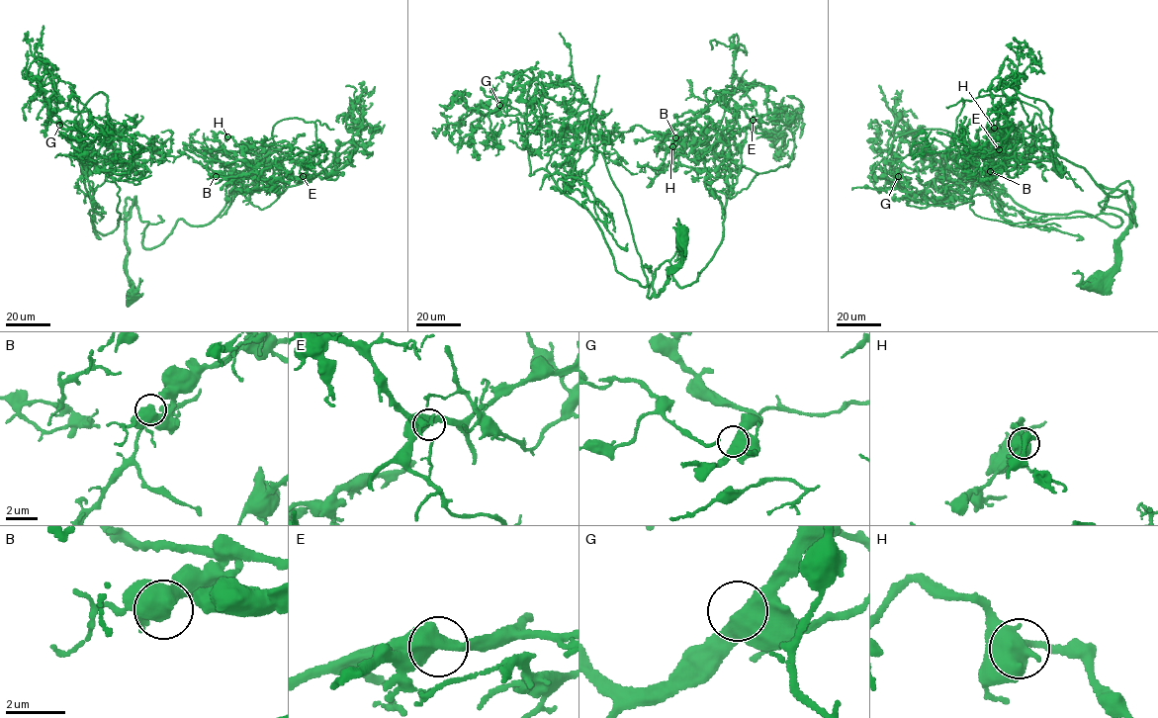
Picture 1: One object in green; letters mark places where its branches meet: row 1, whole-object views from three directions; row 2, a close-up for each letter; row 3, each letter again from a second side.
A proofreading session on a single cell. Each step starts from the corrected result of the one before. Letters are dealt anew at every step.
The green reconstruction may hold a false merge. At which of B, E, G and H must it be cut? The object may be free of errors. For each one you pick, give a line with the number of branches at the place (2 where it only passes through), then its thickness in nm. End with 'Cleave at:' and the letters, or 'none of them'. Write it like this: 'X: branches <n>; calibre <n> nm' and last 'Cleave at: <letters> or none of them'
Cleave at: none of them

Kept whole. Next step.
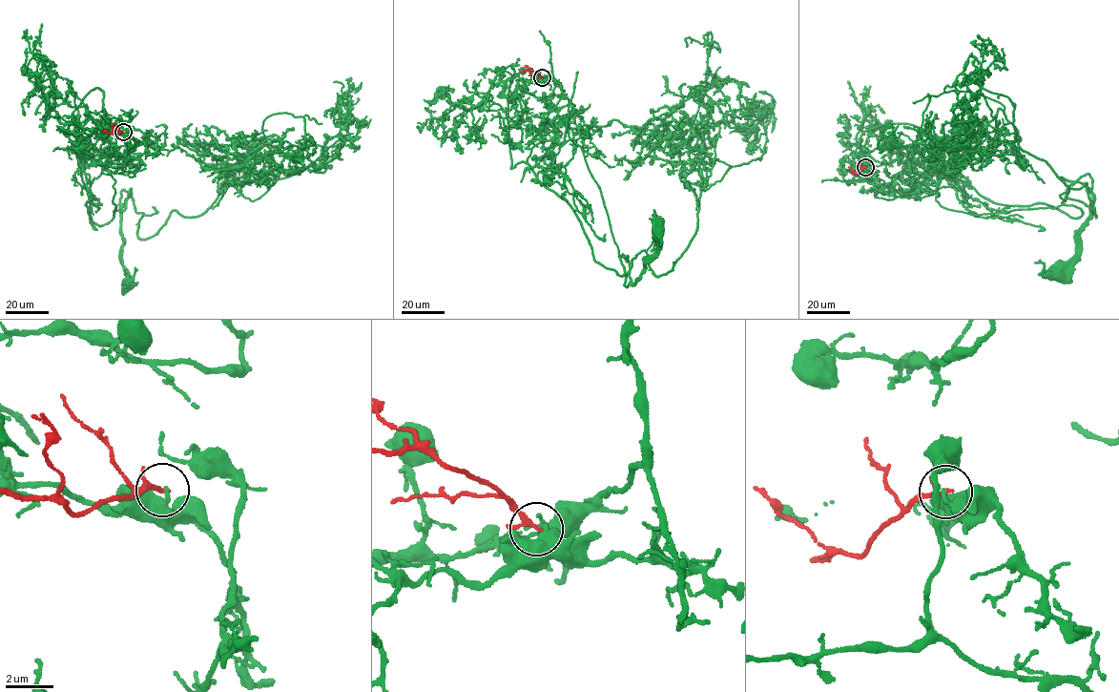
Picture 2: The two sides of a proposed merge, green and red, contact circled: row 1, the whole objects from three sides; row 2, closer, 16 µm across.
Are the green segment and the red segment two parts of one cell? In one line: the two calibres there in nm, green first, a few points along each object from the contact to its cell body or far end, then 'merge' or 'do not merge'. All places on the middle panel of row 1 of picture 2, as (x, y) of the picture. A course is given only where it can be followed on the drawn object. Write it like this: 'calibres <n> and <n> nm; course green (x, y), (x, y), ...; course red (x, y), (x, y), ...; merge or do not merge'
calibres 240 and 150 nm; course green (542, 77), (509, 86), (511, 168), (633, 283), (658, 234); course red (542, 77), (532, 71), (521, 72); do not merge

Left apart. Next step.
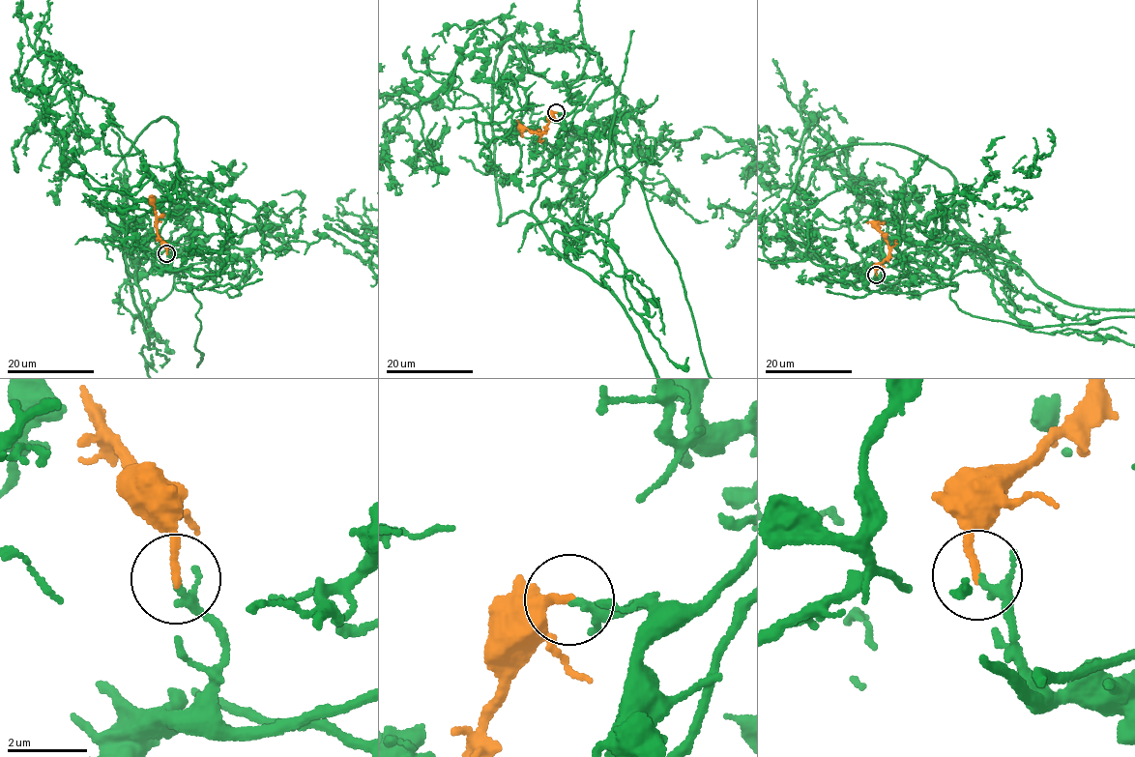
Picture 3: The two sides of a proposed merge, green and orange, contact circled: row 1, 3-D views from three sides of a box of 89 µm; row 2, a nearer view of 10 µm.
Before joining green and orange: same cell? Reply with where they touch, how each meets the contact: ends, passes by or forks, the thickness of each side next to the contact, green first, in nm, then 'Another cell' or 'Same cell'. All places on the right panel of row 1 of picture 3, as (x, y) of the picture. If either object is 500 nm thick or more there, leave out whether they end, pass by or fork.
Place: (876, 275). At the ring green passes by. At the ring orange ends. Thickness 150 nm (green) against 190 nm. Same cell

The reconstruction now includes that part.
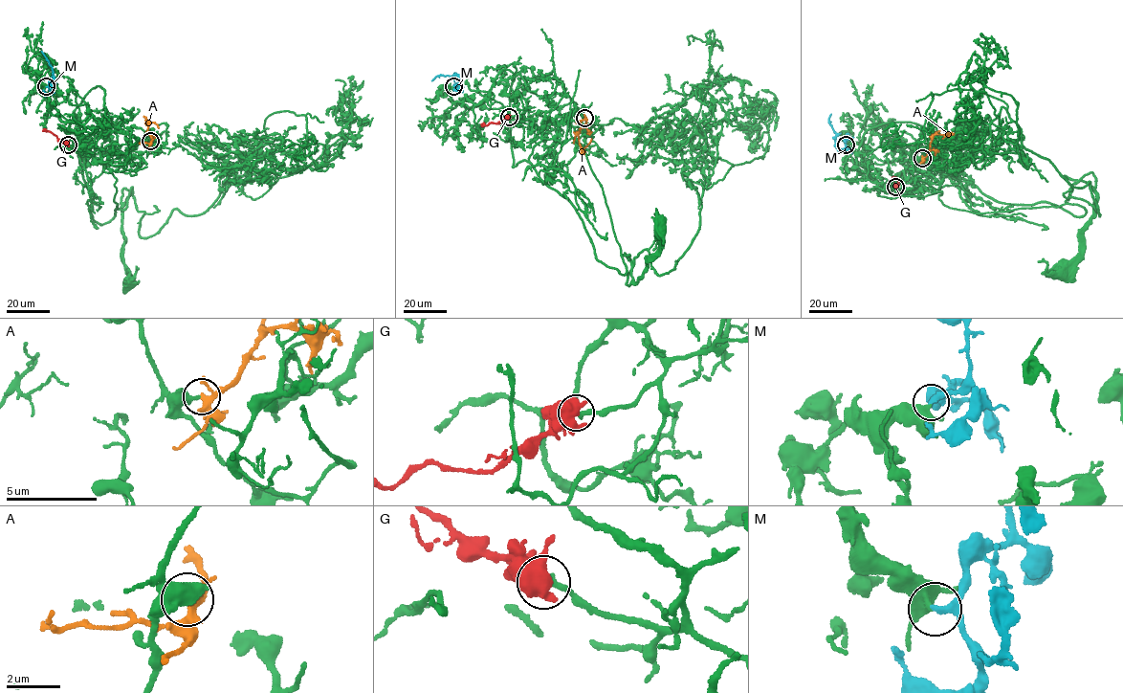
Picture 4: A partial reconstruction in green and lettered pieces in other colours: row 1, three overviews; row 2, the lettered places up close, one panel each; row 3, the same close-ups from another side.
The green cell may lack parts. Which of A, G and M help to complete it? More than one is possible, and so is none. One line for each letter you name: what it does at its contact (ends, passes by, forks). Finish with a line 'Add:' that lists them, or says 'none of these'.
G: it forks
M: it passes by
Add: G, M

